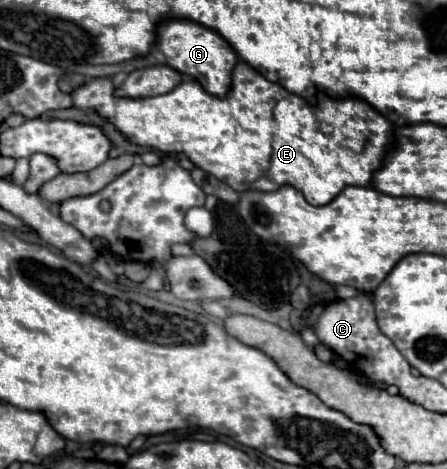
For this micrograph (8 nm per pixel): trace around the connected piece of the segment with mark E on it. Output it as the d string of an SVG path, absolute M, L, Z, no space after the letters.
M238 60L232 70L230 92L224 98L210 96L198 80L186 80L174 90L148 98L120 98L114 94L112 78L92 78L70 92L72 106L92 110L106 118L130 144L150 146L164 154L186 154L192 164L226 182L234 190L278 190L284 184L298 188L314 206L328 204L344 186L370 186L372 172L380 168L384 152L392 146L392 126L378 110L356 96L316 94L316 104L266 80L258 70Z

